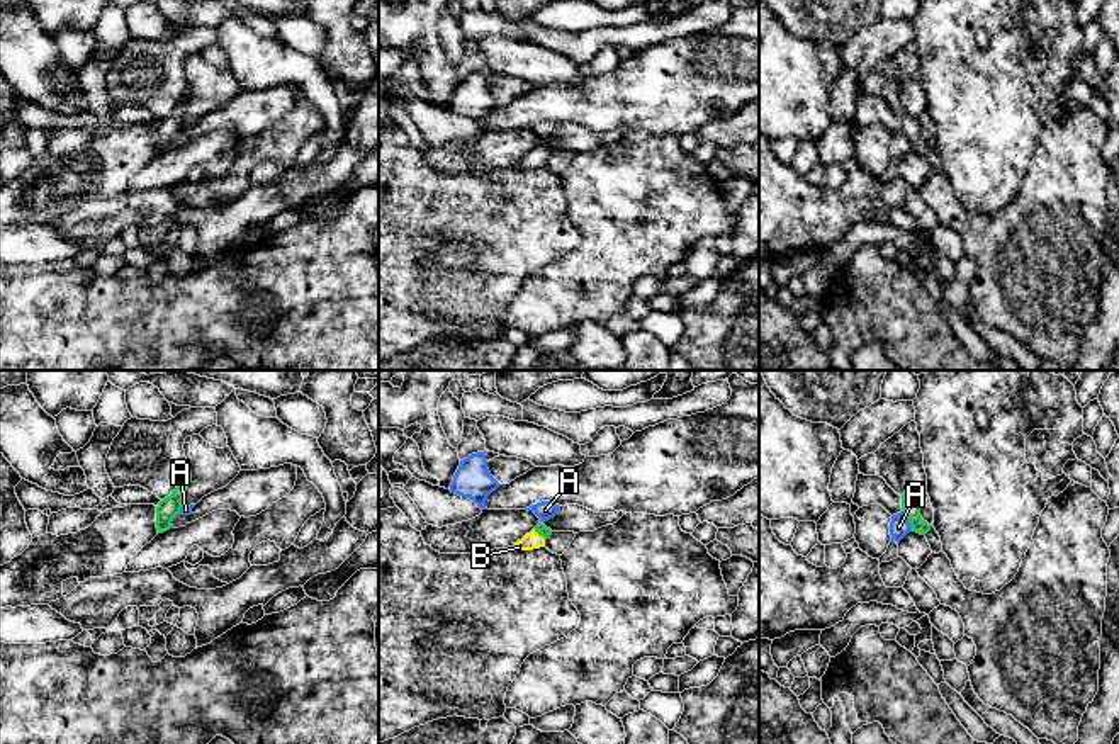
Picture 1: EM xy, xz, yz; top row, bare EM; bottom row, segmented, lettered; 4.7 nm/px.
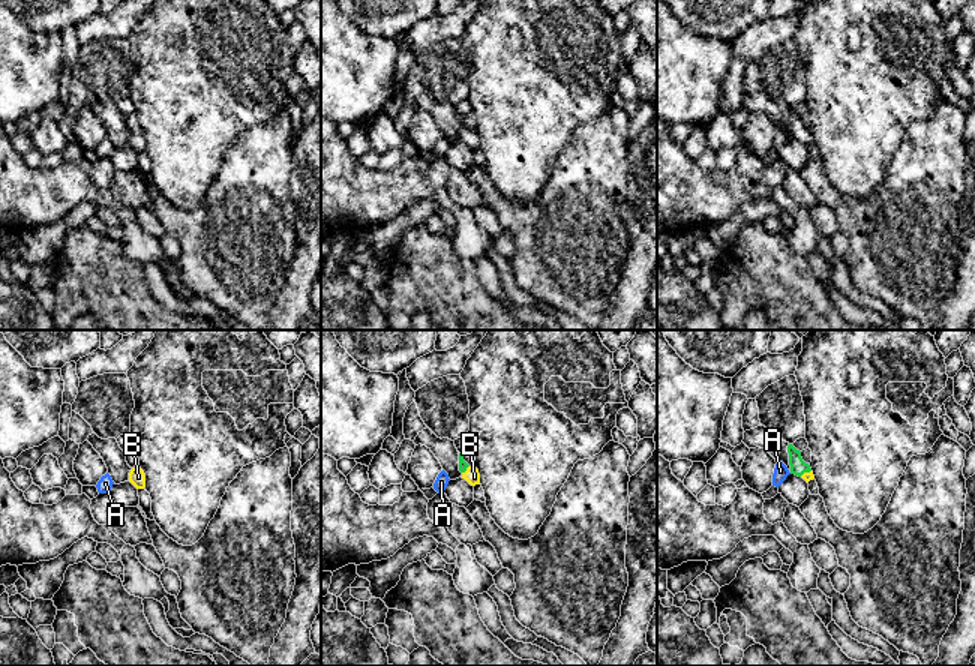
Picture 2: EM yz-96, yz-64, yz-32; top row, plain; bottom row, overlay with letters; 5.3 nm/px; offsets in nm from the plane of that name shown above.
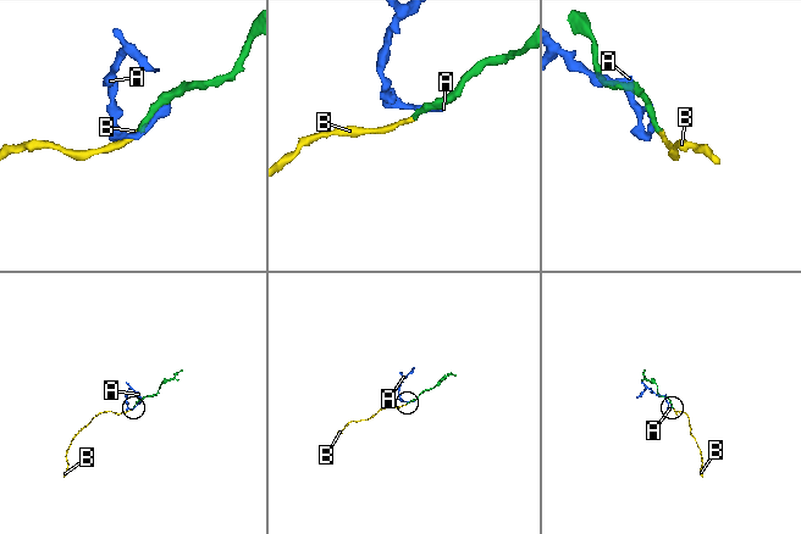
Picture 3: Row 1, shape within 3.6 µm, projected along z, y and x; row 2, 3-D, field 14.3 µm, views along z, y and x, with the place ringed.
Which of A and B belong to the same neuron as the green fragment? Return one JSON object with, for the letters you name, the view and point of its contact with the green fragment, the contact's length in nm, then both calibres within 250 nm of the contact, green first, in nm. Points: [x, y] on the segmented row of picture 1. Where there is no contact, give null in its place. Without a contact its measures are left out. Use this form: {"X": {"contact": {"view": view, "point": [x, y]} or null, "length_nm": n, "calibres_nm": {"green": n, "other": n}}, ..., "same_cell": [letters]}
{"B": {"contact": {"view": "xz", "point": [540, 535]}, "length_nm": 80, "calibres_nm": {"green": 60, "other": 80}}, "same_cell": ["B"]}

